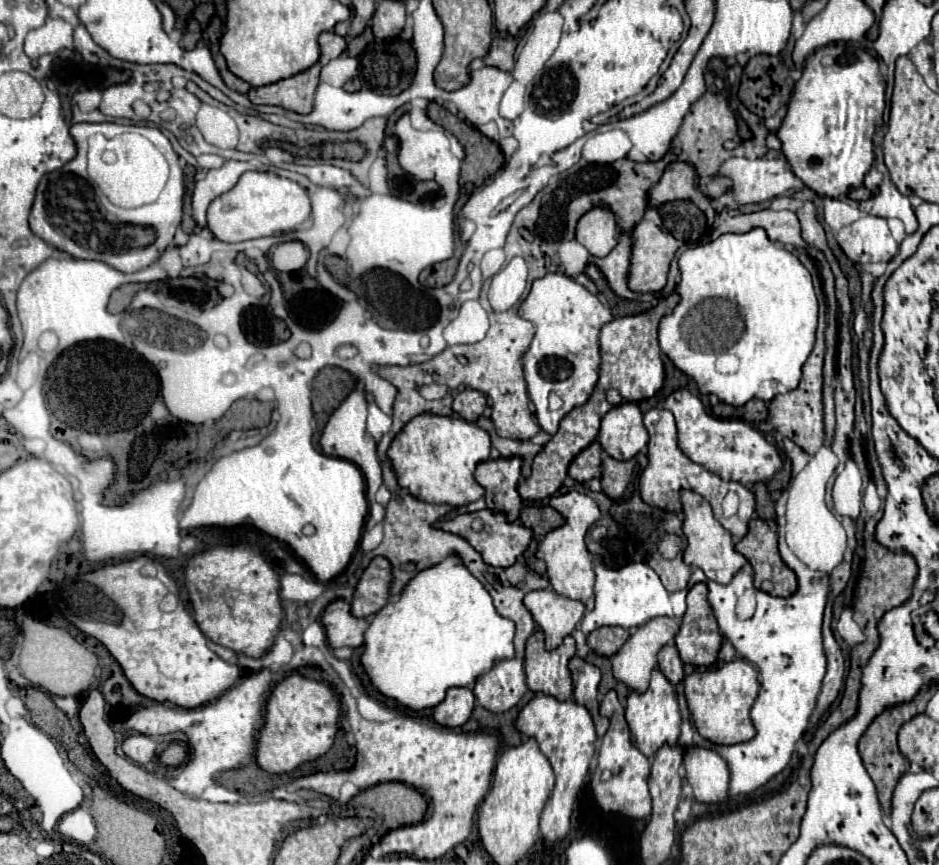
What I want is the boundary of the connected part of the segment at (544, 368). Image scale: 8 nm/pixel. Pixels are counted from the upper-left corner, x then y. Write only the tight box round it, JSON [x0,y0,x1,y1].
[518,274,612,434]

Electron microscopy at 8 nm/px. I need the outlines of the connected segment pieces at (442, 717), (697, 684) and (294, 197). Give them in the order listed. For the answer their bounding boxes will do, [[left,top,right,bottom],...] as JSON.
[[434,688,474,728],[686,660,758,744],[208,172,310,242]]

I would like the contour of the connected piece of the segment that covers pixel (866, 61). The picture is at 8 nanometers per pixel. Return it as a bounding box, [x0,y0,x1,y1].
[776,42,886,196]

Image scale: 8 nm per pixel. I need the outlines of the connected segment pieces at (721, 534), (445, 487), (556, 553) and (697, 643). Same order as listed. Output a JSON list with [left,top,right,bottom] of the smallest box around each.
[[682,490,748,584],[388,414,490,506],[536,490,600,610],[676,582,722,664]]

